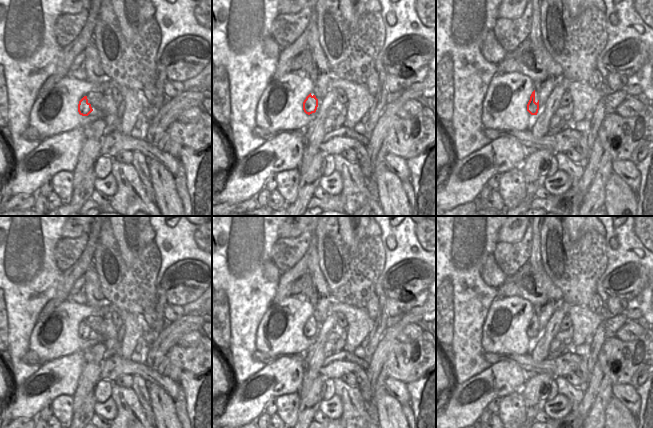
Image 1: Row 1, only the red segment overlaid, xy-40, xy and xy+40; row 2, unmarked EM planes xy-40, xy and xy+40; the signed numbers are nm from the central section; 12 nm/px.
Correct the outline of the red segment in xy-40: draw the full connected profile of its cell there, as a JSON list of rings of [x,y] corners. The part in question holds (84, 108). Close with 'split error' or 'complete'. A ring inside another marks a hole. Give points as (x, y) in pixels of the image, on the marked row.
[[[84,96],[78,104],[78,112],[82,116],[88,116],[93,111],[91,104],[88,102],[87,96]]] | complete

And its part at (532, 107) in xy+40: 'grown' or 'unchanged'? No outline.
grown

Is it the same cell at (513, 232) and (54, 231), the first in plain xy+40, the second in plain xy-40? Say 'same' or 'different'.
different

